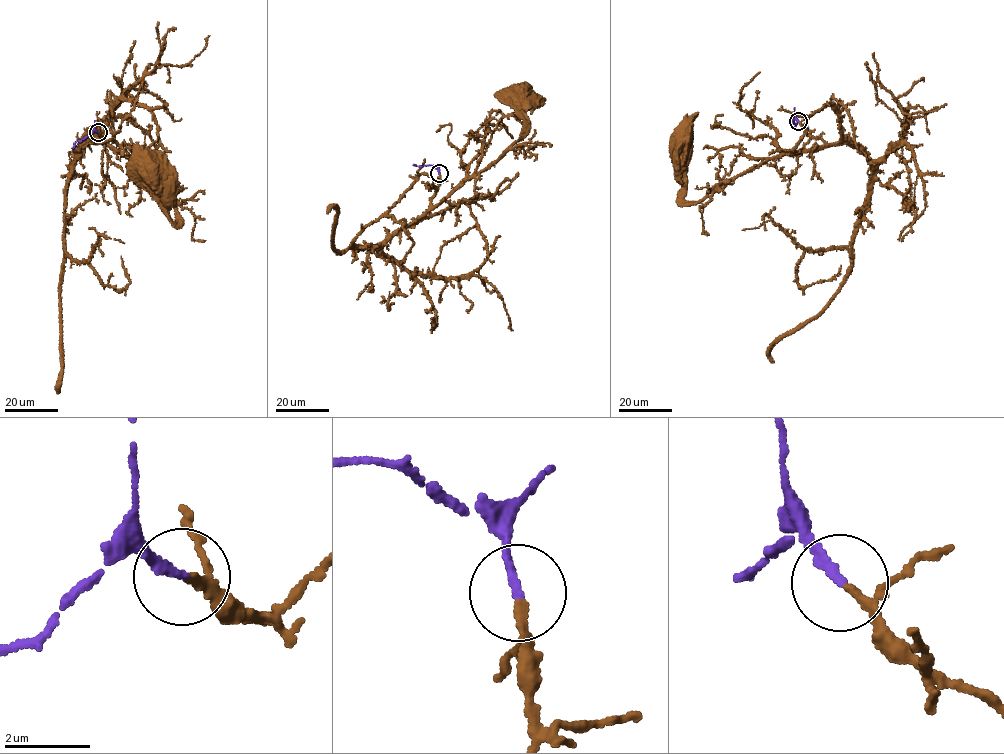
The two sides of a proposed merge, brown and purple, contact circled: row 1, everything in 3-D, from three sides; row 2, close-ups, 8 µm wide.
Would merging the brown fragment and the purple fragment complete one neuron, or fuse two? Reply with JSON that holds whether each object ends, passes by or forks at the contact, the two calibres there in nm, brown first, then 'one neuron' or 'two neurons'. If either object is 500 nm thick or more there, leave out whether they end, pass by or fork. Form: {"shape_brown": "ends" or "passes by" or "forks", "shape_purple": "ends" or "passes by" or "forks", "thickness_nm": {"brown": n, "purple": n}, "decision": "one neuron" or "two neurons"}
{"shape_brown": "passes by", "shape_purple": "ends", "thickness_nm": {"brown": 140, "purple": 200}, "decision": "one neuron"}

